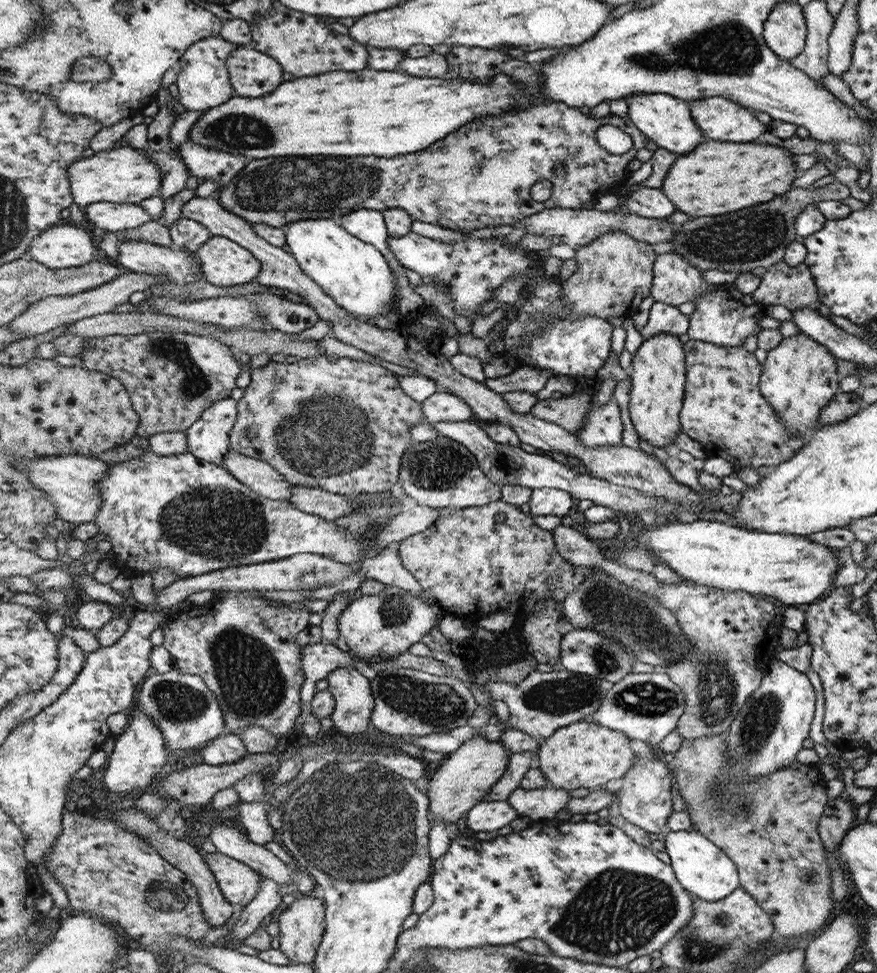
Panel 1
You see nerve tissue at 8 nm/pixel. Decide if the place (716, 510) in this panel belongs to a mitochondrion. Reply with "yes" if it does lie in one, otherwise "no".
no

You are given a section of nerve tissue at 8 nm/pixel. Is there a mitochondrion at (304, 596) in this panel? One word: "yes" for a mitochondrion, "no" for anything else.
no

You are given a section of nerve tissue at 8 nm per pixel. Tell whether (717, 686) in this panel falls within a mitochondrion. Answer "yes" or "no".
yes

